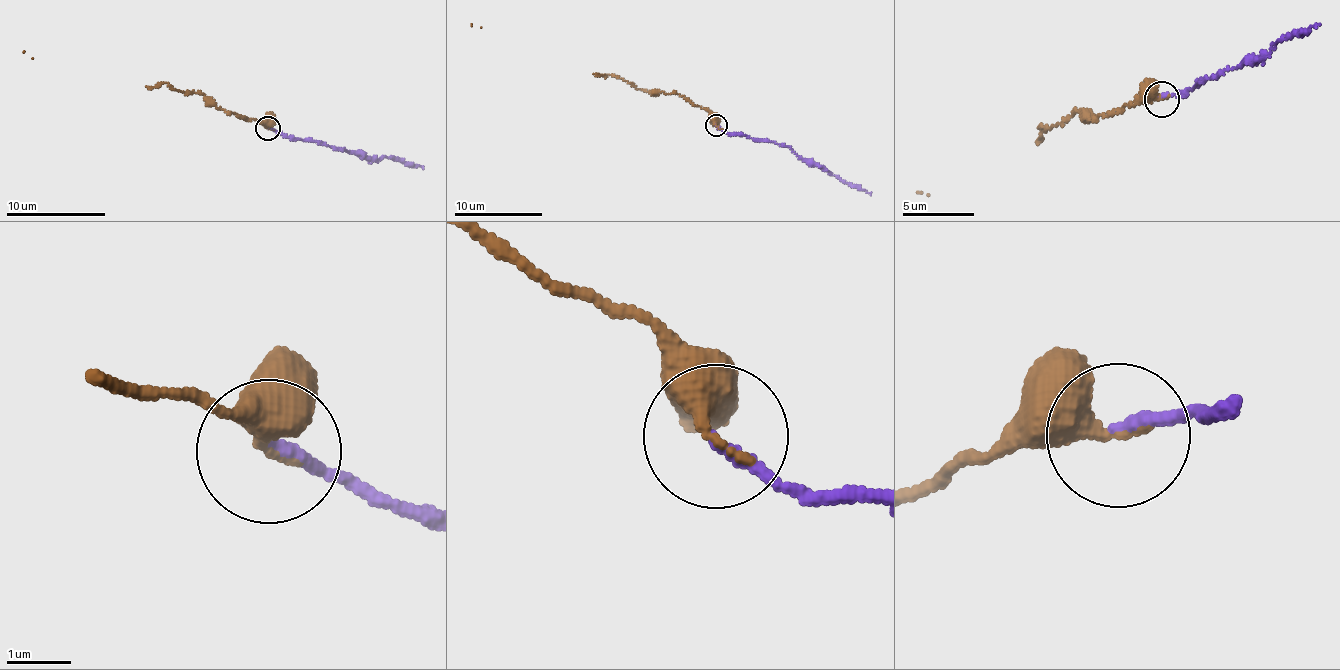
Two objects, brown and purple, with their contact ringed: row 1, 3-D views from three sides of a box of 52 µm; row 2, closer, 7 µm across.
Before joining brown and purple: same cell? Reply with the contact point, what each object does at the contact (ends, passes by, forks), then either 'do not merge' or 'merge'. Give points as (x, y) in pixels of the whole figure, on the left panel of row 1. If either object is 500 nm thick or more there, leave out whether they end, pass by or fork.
at (267, 128); brown ends there; purple ends there; merge

